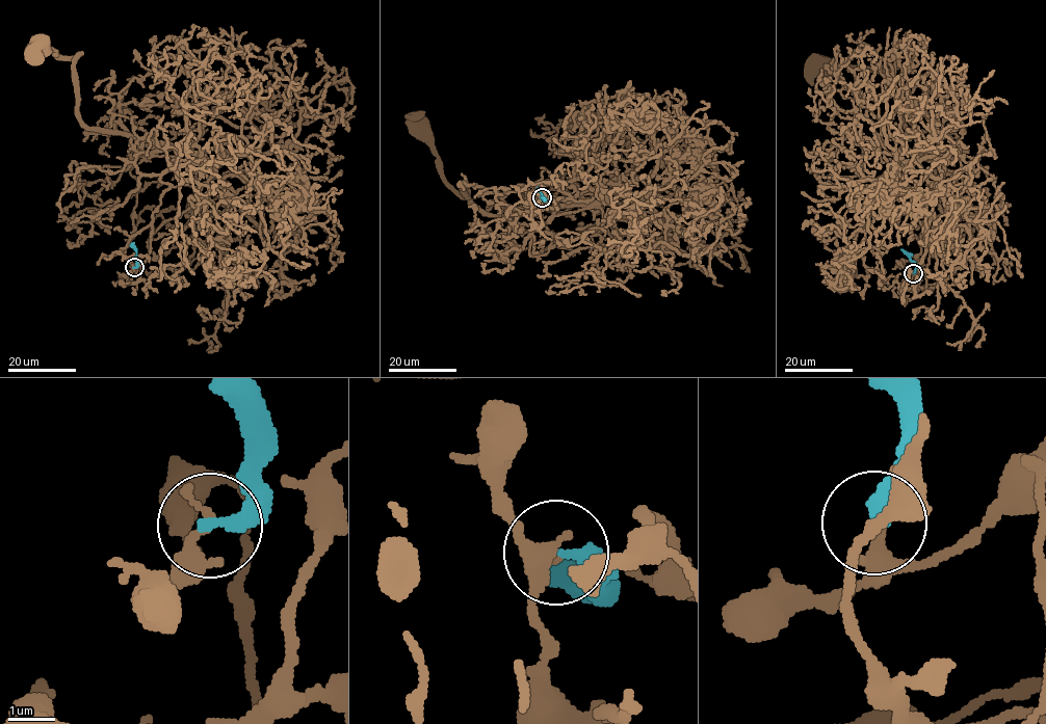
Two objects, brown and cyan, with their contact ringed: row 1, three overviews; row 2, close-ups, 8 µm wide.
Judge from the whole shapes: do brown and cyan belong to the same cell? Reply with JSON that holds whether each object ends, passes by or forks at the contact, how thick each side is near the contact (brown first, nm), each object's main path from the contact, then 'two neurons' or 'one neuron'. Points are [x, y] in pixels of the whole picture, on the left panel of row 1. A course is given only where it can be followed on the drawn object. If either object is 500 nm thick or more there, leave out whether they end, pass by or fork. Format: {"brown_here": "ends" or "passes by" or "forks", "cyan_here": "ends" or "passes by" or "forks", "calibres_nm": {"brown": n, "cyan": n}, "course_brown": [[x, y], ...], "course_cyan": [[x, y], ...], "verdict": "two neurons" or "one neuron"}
{"brown_here": "passes by", "cyan_here": "ends", "calibres_nm": {"brown": 220, "cyan": 300}, "course_brown": [[133, 268], [125, 247], [170, 186], [161, 175], [182, 160], [207, 161], [87, 127], [78, 53], [37, 48]], "course_cyan": [[133, 268], [136, 259], [133, 242]], "verdict": "two neurons"}

